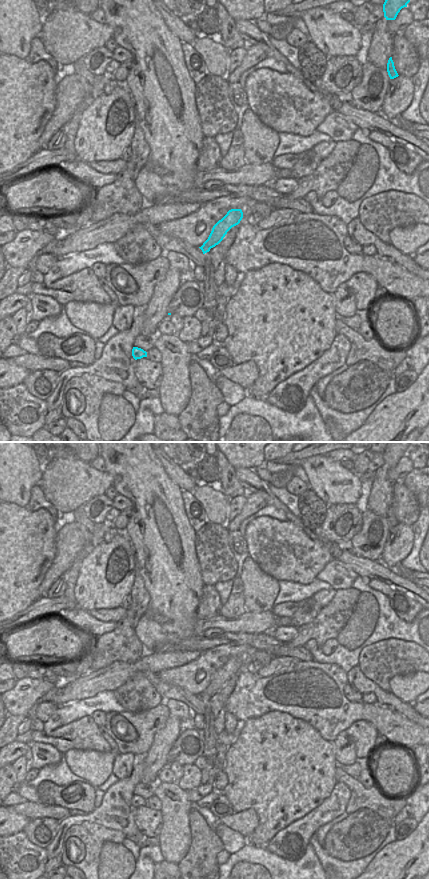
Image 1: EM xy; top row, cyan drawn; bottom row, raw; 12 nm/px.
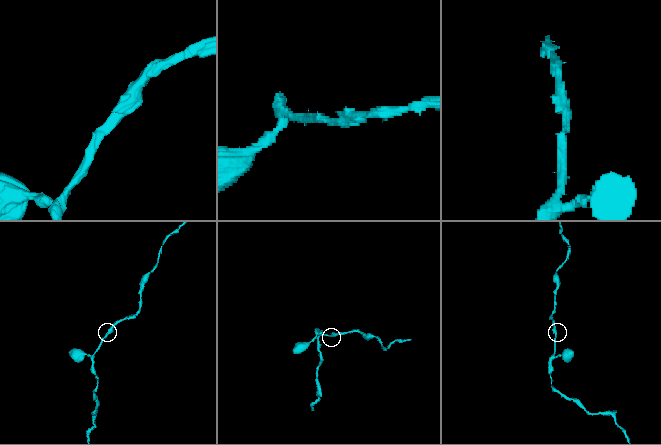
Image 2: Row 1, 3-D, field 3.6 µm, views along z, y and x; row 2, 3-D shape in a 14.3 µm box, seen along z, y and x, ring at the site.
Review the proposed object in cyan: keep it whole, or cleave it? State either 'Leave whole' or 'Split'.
Leave whole.

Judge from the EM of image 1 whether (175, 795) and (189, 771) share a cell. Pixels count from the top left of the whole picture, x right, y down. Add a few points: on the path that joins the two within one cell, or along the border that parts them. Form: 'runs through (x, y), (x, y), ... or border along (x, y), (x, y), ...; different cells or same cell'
border along (175, 782), (186, 792); different cells

